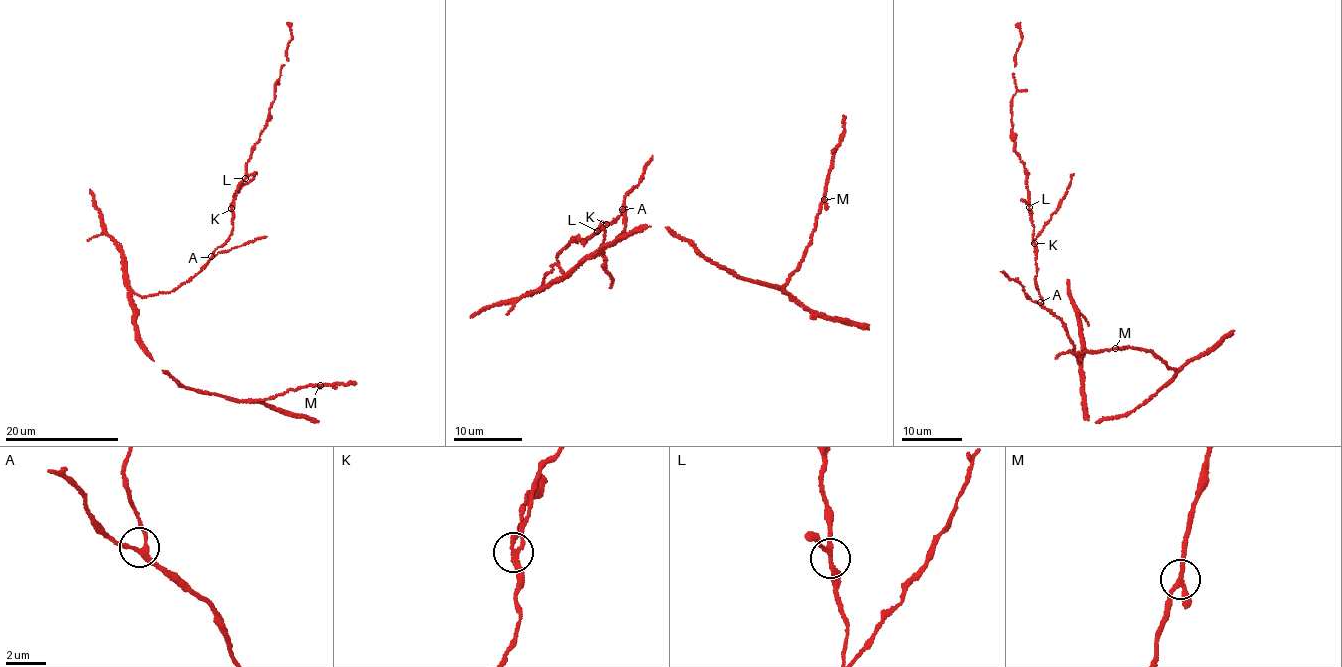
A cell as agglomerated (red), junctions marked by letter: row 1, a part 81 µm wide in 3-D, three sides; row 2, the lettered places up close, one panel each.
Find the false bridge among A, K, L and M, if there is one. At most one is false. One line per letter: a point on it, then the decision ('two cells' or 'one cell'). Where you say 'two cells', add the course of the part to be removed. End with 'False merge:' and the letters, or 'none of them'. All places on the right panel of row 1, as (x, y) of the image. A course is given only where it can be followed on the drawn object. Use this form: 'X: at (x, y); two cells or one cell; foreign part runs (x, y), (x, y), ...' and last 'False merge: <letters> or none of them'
A: at (1040, 302); one cell
K: at (1034, 243); two cells; foreign part runs (1034, 243), (1058, 206), (1074, 173)
L: at (1029, 207); one cell
M: at (1115, 348); one cell
False merge: K

